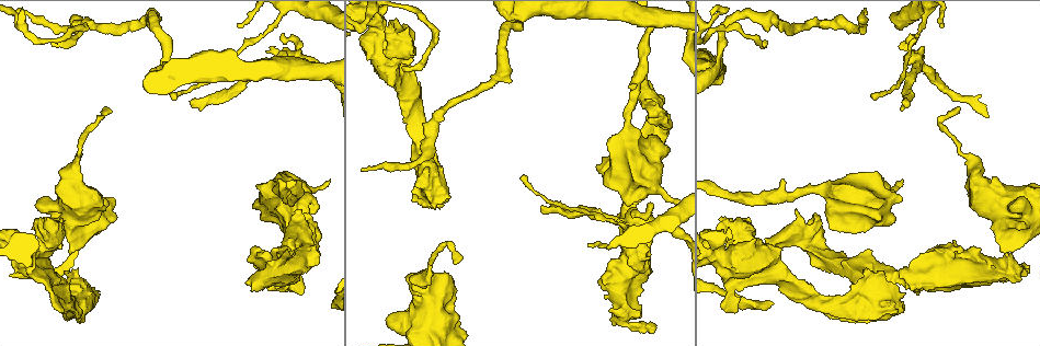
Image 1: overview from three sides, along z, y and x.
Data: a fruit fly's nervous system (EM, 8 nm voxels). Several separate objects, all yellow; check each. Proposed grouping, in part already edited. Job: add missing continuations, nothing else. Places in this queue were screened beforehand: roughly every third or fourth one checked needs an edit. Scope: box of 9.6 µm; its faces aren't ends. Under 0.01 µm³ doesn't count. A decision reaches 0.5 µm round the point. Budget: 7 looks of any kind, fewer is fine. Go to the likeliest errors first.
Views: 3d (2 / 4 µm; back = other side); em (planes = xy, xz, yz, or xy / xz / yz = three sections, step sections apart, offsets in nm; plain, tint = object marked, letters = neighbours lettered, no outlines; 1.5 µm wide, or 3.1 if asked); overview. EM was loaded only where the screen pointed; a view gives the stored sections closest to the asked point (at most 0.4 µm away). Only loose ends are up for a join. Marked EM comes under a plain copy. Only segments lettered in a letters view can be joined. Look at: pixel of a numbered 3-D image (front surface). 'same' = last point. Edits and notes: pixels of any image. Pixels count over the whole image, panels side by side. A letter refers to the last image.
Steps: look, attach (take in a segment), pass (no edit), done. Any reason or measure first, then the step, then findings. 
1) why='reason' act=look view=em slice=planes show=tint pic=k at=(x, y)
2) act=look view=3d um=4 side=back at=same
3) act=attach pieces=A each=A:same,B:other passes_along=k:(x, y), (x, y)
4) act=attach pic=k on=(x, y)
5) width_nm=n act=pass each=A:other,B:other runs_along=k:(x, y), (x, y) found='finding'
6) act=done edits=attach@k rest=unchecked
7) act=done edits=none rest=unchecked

act=look view=3d um=4 pic=1 at=(917, 295)

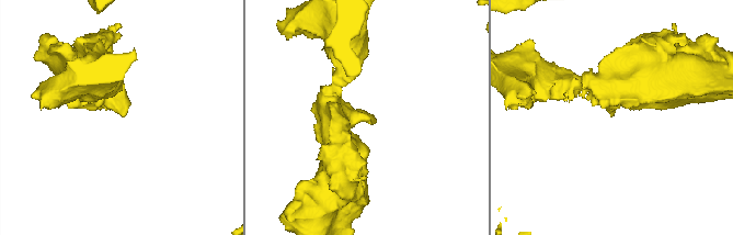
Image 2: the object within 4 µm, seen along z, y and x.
act=look view=em slice=xz step=8 show=tint pic=2 at=(125, 110)

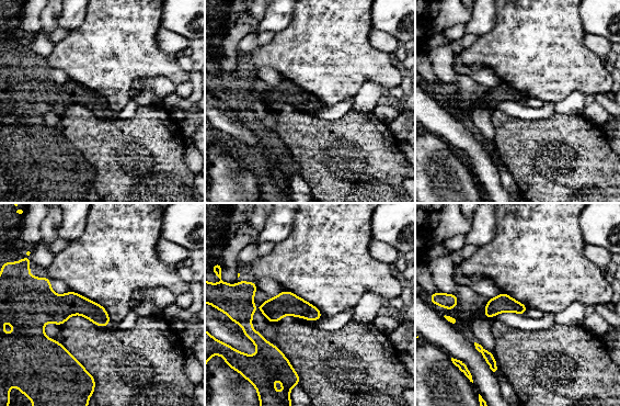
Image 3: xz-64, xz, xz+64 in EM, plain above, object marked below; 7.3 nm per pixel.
act=look view=em slice=planes show=letters at=same

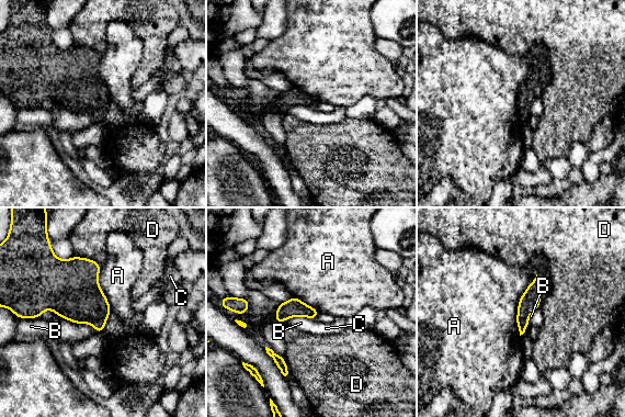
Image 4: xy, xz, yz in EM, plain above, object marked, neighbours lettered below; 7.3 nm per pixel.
act=pass each=A:other,B:other,C:other,D:other border=4:(315, 319), (291, 316), (281, 323) found='none of them fits'

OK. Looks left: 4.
why='thick end' act=look view=em slice=xy step=8 show=tint pic=1 at=(294, 250)

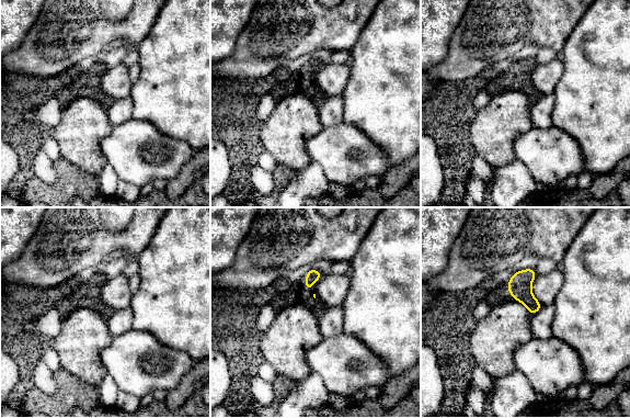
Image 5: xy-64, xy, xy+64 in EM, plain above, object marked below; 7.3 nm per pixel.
why='another direction' act=look view=em slice=xz step=8 show=letters at=same

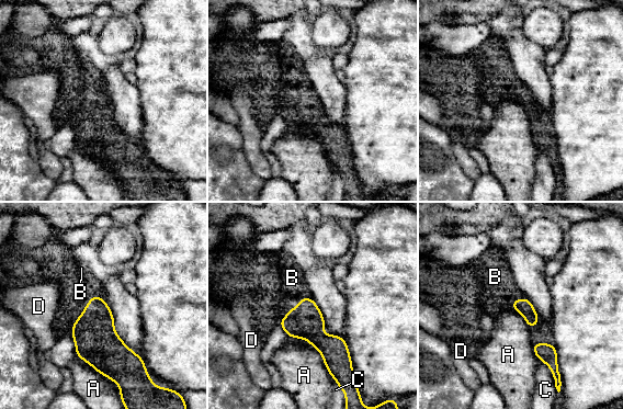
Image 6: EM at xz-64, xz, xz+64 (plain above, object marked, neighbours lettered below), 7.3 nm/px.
longest_contact=A:440nm act=attach pieces=B each=A:other,B:same,C:other,D:other passes_along=6:(305, 320), (305, 297), (292, 277) found='it goes on there'

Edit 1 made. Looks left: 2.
act=done edits=attach@6 rest=unchecked

